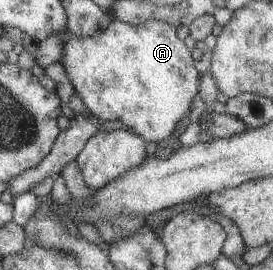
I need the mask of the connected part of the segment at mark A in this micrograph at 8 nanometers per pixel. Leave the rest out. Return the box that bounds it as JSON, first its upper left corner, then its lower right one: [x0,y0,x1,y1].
[61,19,200,143]

